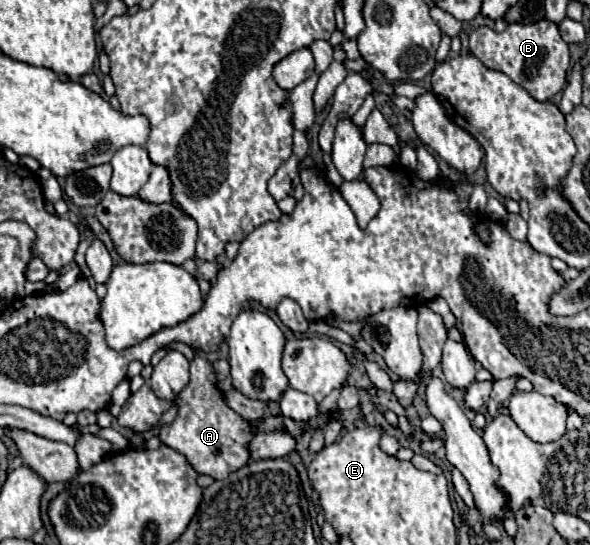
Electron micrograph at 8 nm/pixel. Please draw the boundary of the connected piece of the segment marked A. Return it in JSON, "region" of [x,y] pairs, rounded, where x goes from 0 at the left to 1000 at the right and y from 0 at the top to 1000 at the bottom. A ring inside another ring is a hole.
{"region":[[[331,655],[324,662],[324,699],[297,736],[303,739],[303,761],[290,780],[273,787],[269,806],[276,817],[314,835],[337,872],[354,872],[361,879],[381,879],[381,872],[419,853],[419,813],[429,798],[422,798],[422,783],[408,776],[412,765],[385,747],[378,721],[368,710],[368,692],[358,666],[344,655]]]}

